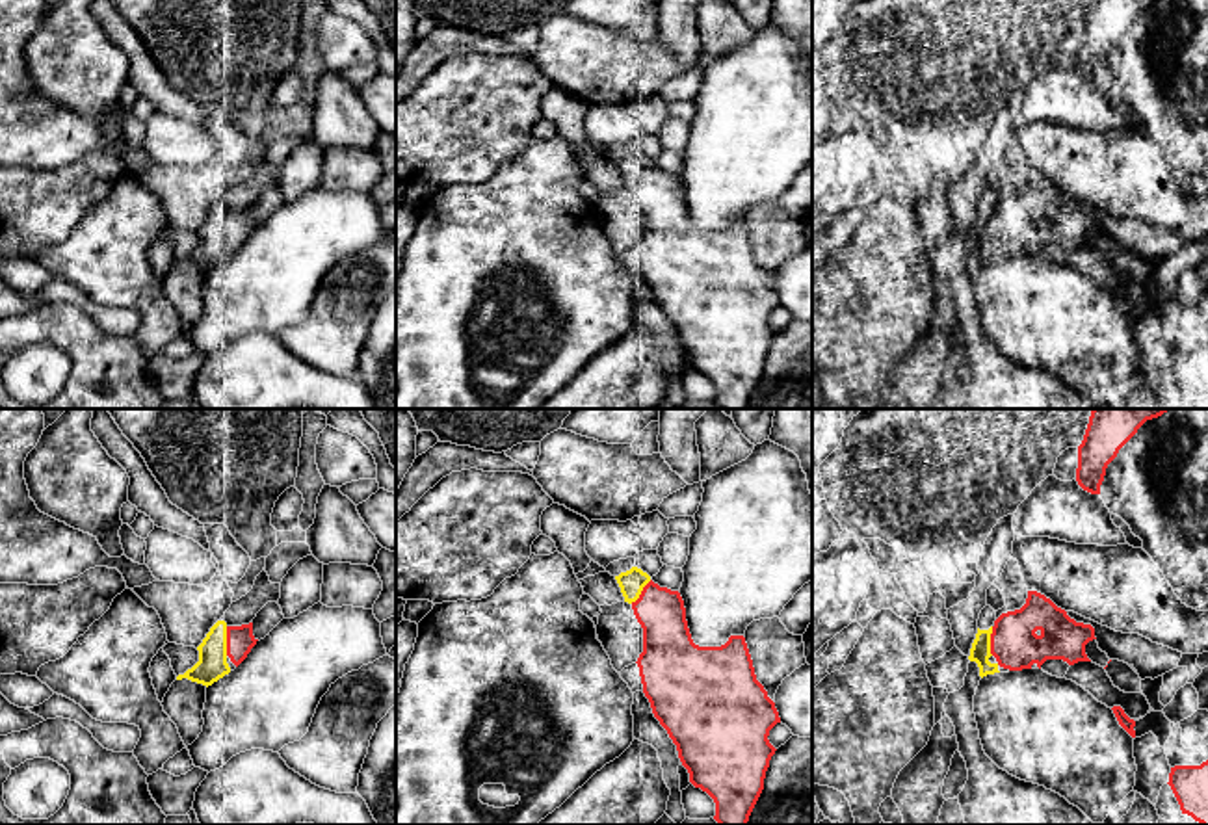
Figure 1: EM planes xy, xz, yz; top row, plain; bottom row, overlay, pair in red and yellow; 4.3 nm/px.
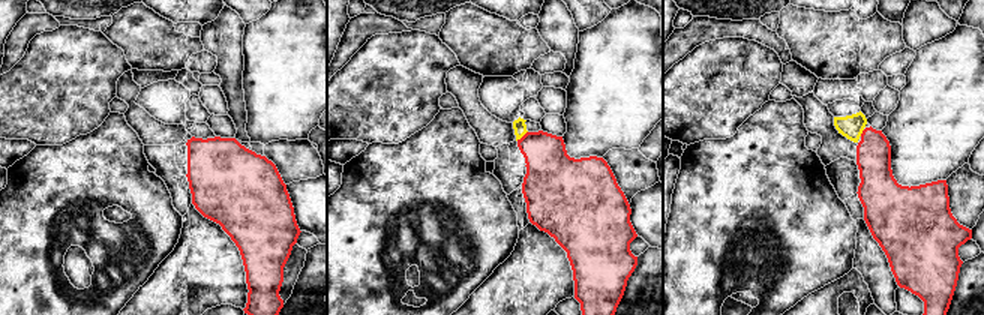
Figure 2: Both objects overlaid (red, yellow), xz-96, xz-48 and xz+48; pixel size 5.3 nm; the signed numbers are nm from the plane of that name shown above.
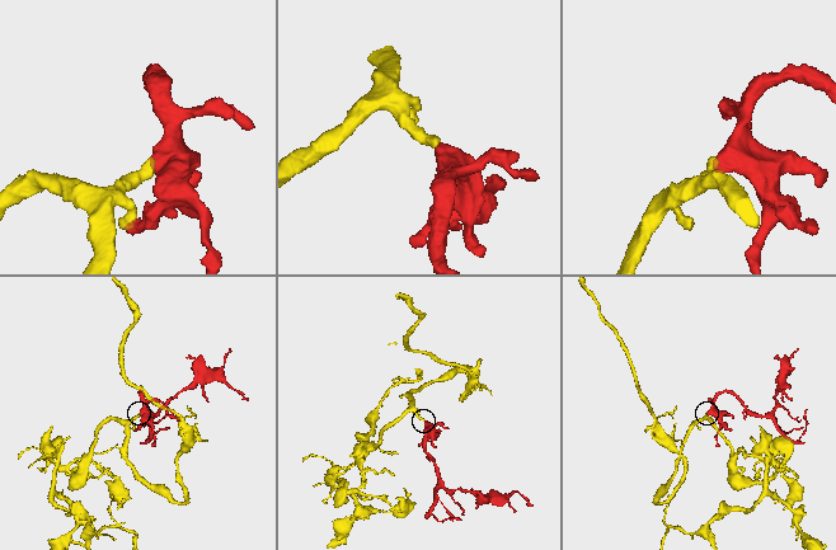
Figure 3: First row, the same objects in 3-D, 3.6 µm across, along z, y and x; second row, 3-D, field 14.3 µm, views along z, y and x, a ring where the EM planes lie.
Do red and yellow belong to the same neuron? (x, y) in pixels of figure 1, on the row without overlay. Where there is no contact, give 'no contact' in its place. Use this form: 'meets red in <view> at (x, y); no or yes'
meets red in xy at (227, 225); yes

